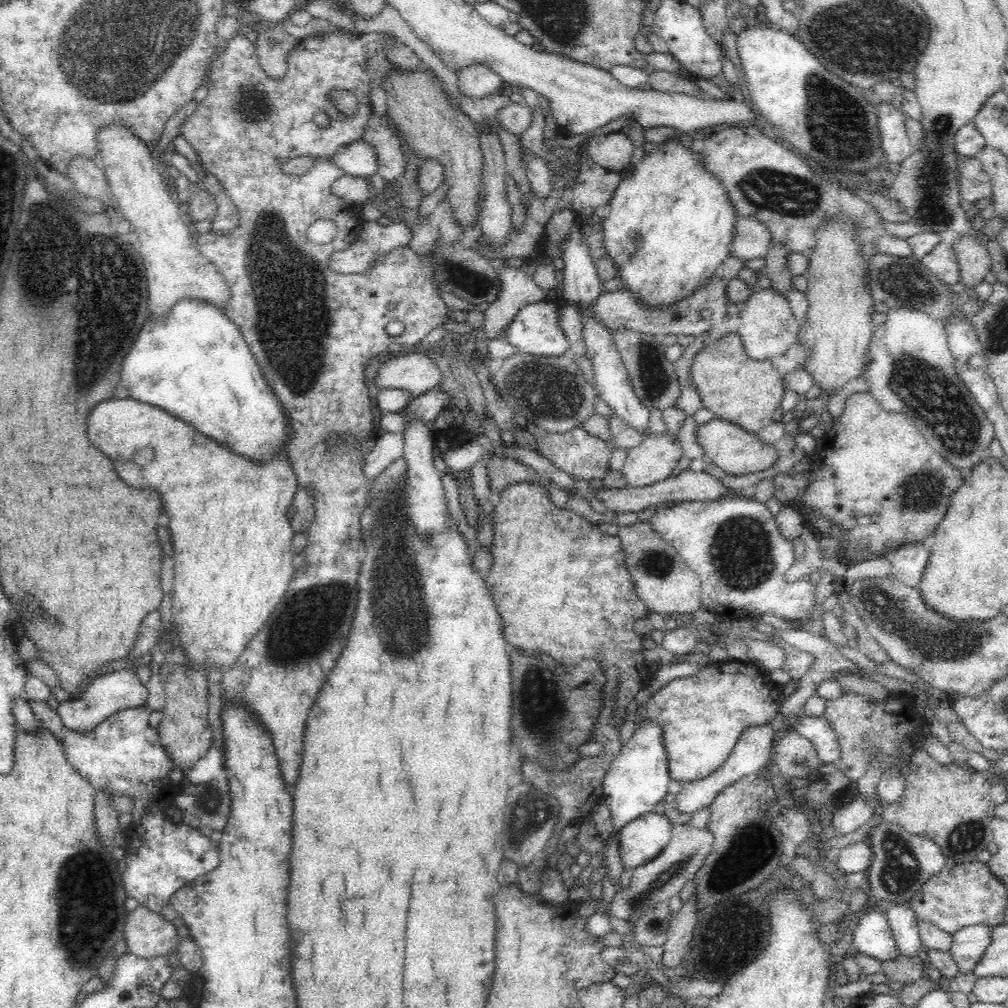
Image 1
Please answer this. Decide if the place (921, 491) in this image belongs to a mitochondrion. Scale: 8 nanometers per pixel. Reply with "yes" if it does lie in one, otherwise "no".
yes

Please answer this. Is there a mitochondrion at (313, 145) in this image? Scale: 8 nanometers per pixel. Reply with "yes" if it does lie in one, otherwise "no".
no

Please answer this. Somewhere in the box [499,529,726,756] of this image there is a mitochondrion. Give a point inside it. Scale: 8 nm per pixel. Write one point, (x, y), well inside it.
(655, 561)

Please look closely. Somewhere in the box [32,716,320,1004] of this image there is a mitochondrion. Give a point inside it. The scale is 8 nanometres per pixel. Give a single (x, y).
(80, 881)

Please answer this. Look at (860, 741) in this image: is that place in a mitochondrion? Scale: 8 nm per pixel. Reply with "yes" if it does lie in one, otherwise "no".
yes

